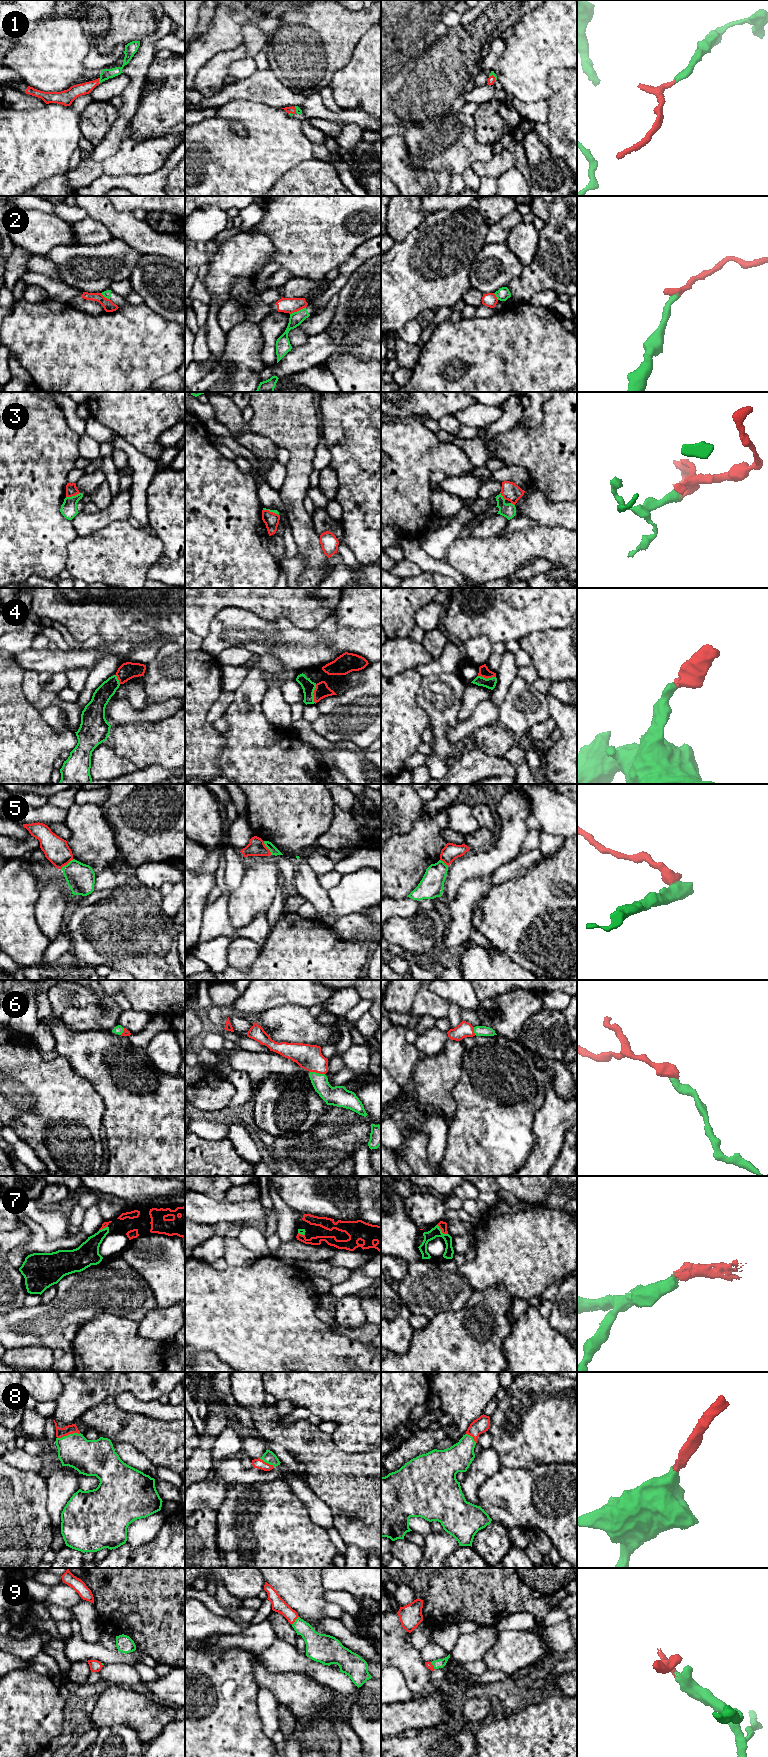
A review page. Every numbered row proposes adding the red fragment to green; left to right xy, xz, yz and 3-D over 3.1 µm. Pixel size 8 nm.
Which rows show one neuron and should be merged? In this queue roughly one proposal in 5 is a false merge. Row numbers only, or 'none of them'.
1, 4, 6, 7, 8, 9

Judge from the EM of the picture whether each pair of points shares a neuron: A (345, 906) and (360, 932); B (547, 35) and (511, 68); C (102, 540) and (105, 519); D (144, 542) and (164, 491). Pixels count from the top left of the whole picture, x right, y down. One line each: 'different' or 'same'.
A: different
B: same
C: different
D: different

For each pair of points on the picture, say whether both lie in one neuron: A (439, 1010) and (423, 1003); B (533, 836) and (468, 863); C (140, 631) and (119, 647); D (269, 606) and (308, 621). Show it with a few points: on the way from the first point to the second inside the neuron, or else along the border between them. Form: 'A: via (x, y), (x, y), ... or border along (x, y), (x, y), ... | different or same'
A: via (435, 1006), (427, 1003) | same
B: border along (529, 830), (518, 854) | different
C: border along (151, 637), (139, 641), (115, 640), (110, 642) | different
D: via (279, 604), (291, 604), (298, 611) | same

